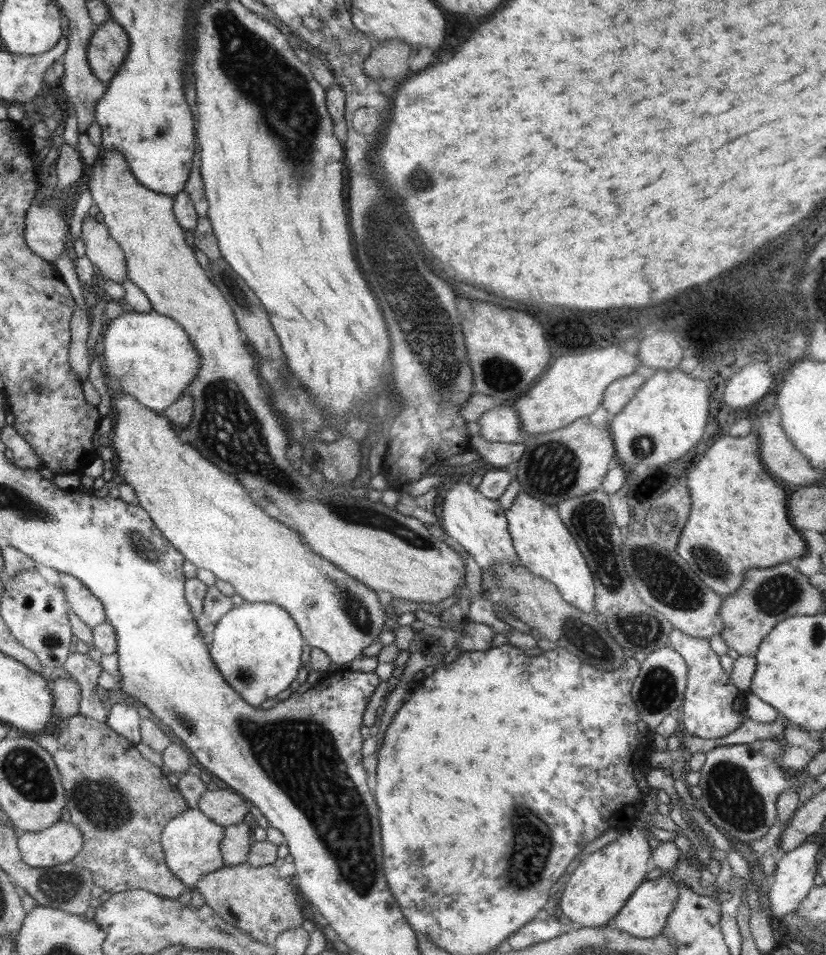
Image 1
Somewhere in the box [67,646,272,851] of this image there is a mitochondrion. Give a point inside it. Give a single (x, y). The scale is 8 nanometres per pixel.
(102, 803)

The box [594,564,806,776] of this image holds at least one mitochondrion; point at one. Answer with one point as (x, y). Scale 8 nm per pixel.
(772, 595)

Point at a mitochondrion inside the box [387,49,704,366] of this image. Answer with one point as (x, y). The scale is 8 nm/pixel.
(405, 190)

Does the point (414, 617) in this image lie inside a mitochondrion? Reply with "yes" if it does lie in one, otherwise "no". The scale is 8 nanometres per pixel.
no

